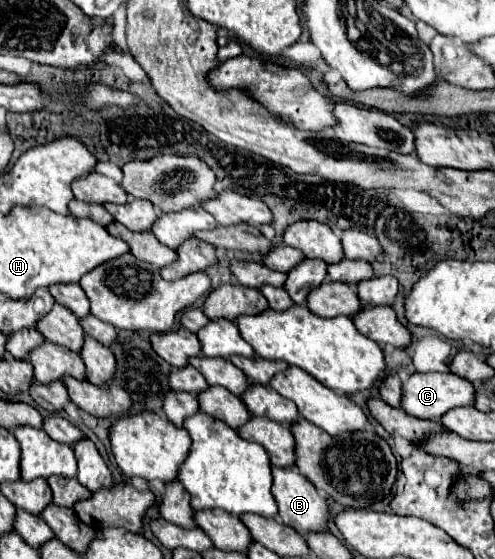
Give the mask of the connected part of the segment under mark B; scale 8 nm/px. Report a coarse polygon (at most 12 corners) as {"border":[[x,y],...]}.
{"border":[[271,468],[283,524],[325,530],[327,502],[297,468]]}

